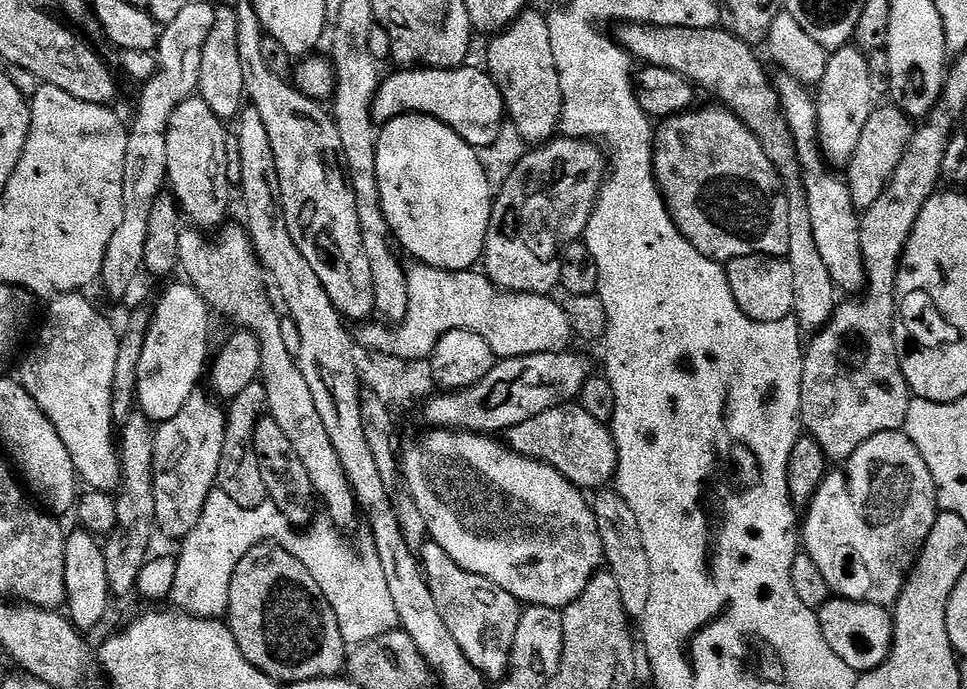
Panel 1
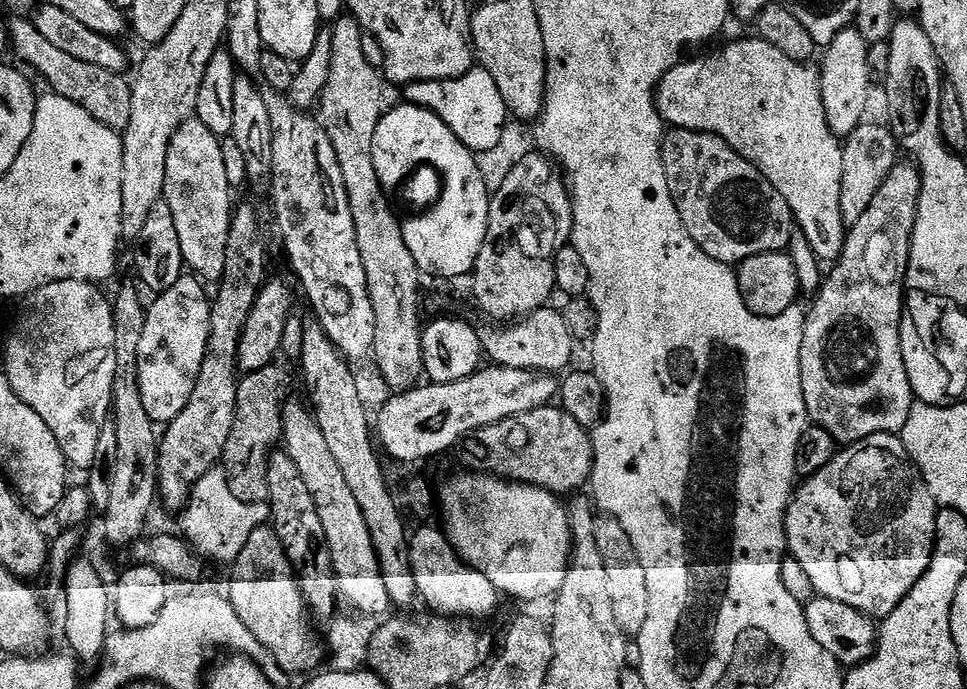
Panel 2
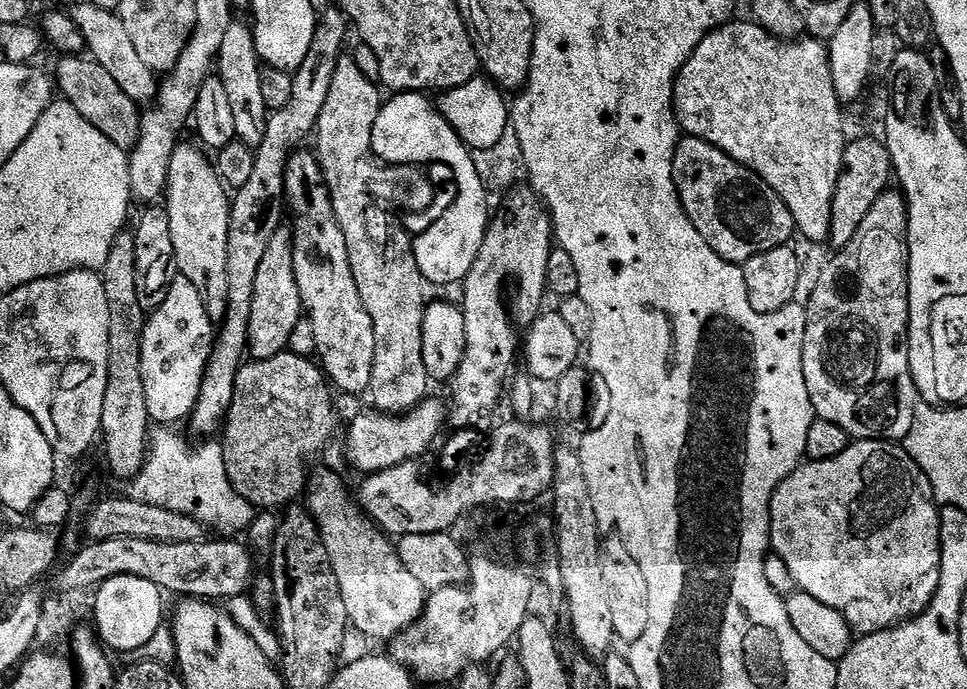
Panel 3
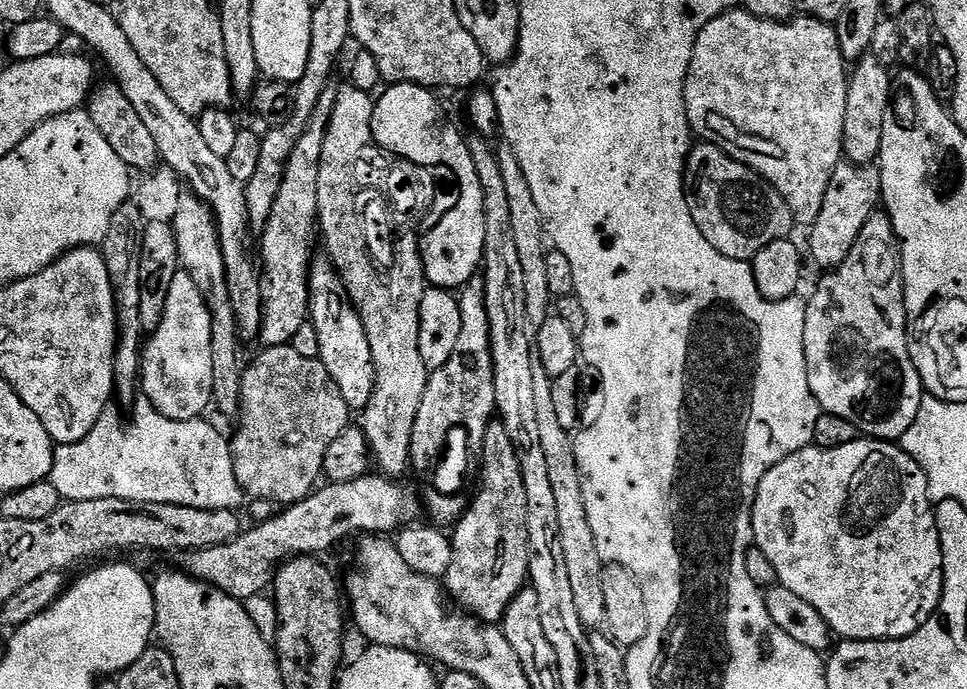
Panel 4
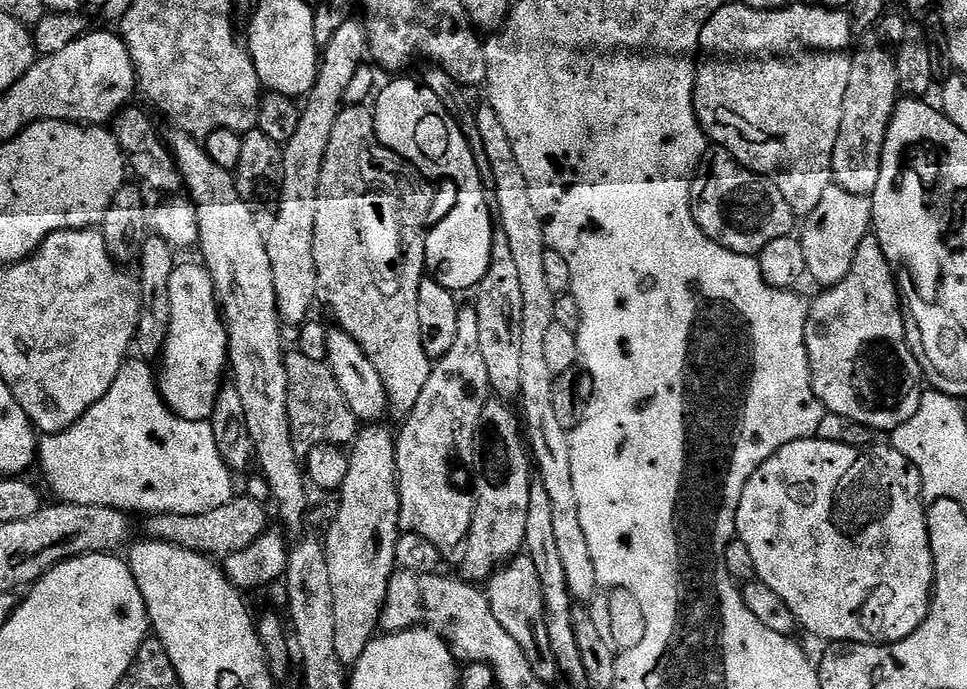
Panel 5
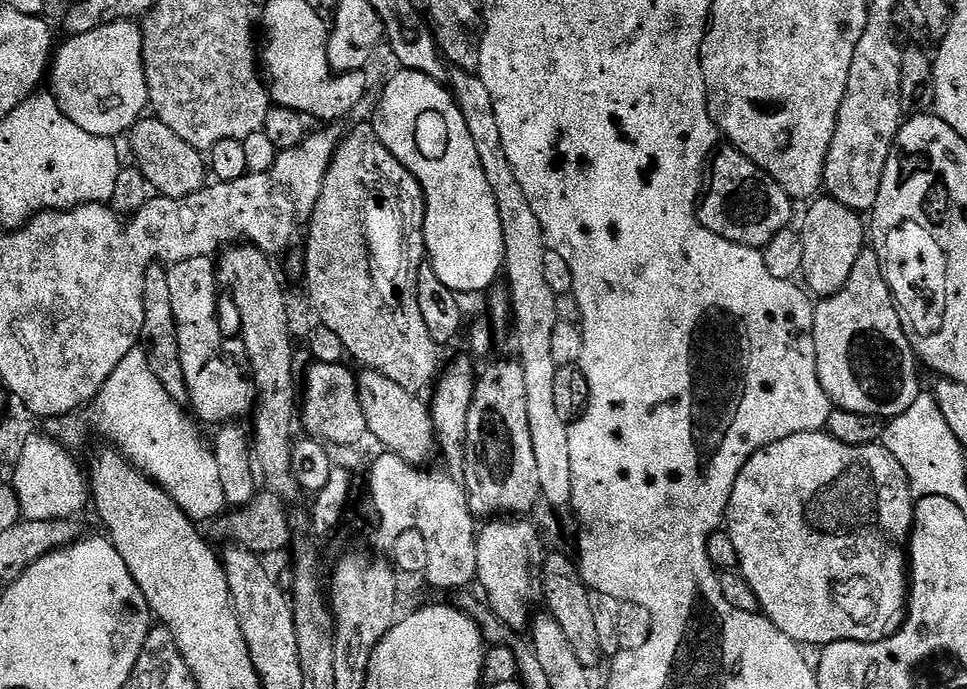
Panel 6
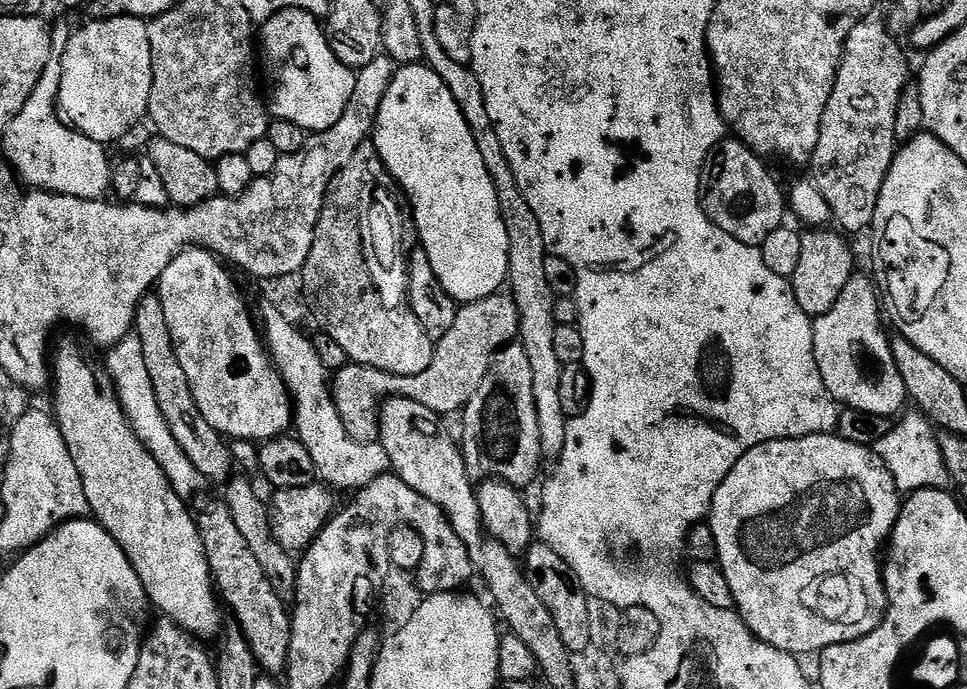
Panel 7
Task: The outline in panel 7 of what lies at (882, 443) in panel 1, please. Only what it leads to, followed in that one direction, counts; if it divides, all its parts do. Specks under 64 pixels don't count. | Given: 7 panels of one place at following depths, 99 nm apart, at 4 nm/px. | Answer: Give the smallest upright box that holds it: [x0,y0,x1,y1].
[710,434,902,658]

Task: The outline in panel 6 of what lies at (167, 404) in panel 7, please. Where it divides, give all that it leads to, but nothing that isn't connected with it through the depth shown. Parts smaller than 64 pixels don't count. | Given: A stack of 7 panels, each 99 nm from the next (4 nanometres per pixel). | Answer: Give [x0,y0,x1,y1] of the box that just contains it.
[140,263,189,405]

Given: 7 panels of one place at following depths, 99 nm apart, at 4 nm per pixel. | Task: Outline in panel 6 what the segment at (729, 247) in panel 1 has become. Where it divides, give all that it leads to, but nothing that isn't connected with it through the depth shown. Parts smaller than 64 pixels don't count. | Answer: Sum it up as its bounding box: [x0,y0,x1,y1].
[698,142,792,249]

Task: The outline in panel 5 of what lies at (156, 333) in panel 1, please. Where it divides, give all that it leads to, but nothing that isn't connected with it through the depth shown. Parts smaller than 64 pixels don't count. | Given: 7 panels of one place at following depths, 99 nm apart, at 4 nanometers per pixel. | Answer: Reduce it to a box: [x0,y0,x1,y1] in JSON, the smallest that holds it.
[158,262,229,421]

